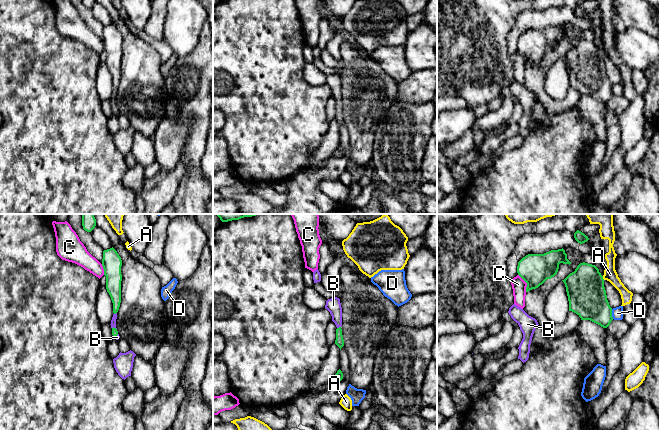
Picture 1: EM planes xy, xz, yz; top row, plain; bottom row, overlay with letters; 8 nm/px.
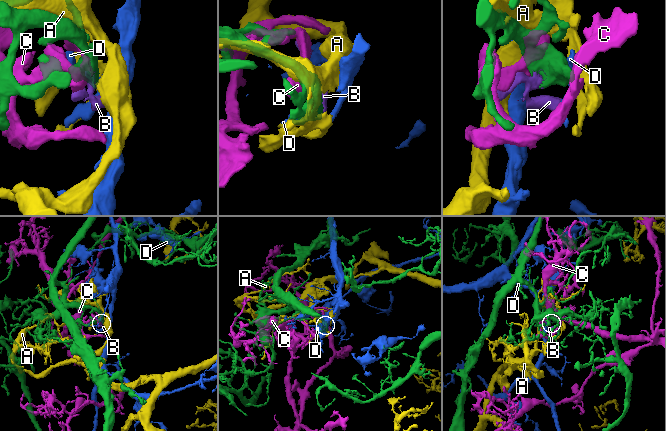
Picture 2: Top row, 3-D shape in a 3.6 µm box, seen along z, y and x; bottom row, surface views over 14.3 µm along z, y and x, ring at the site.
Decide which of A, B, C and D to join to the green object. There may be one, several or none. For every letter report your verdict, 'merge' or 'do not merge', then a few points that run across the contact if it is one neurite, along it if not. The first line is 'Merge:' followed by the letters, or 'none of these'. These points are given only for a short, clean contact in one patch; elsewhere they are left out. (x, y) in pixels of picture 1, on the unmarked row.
Merge: B
A: do not merge
B: merge; line xz (339, 117), (339, 103), (333, 81)
C: do not merge
D: do not merge; line yz (611, 85), (613, 94)

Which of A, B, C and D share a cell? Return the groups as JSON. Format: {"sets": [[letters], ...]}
{"sets": [["A"], ["B"], ["C"], ["D"]]}

